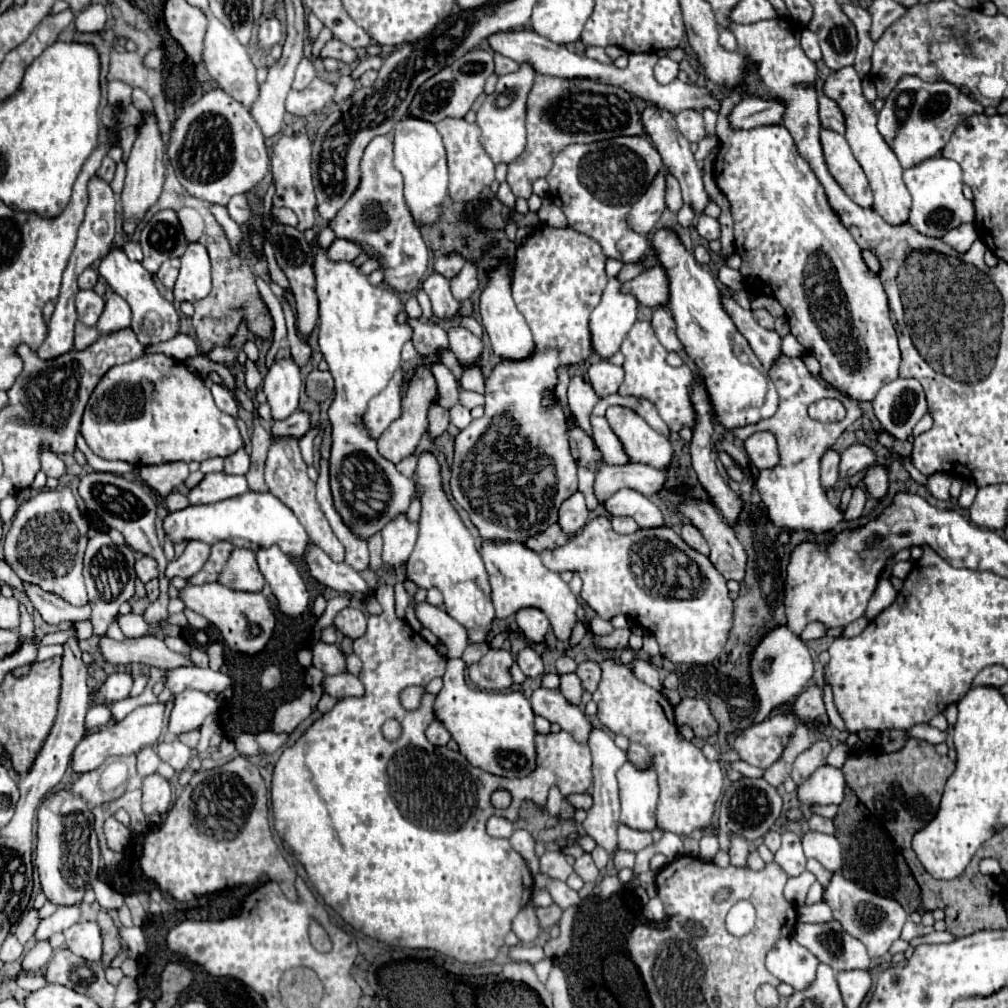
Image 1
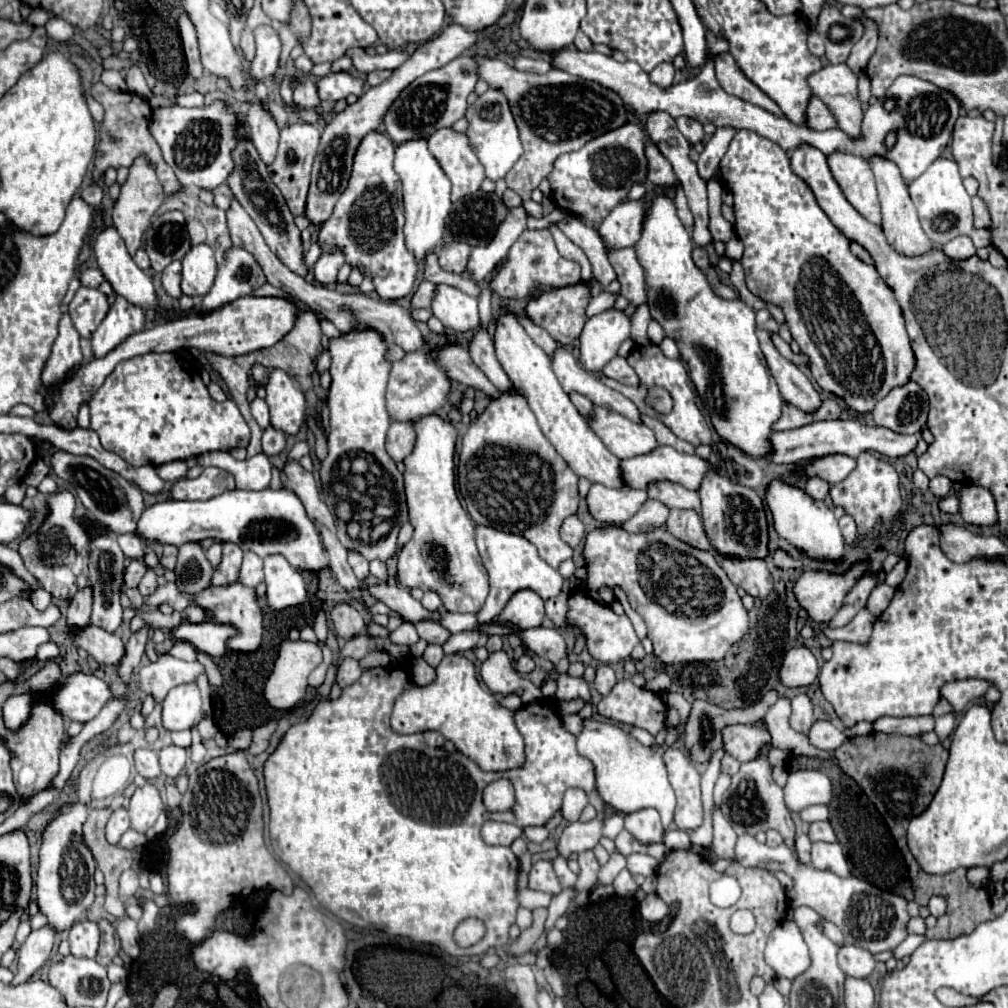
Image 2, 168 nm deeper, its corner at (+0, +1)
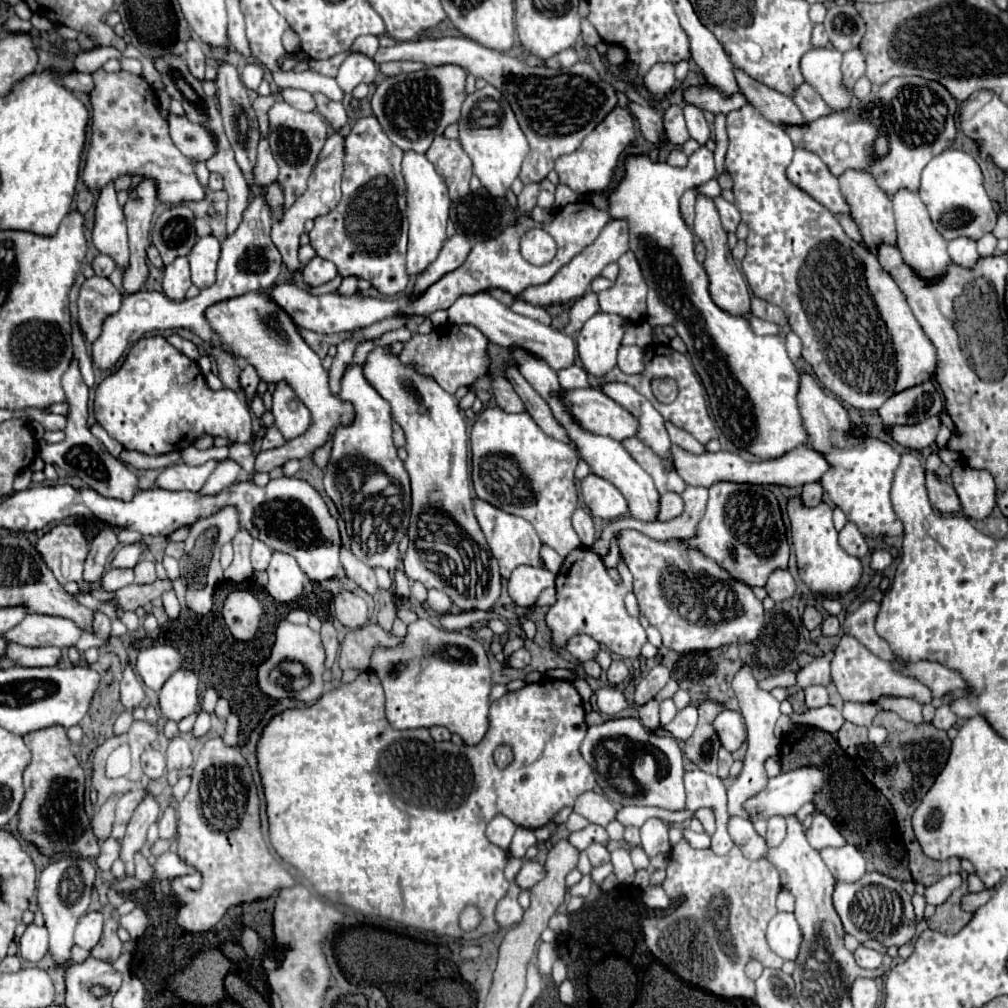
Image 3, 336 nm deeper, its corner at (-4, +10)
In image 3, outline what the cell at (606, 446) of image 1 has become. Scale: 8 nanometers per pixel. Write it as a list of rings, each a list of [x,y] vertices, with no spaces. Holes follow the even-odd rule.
[[[570,365],[566,369],[558,371],[558,381],[562,385],[562,389],[576,389],[576,387],[590,387],[588,385],[588,373],[578,365]]]

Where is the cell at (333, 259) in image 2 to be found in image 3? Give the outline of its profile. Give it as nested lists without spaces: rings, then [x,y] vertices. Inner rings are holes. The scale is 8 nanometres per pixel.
[[[314,257],[308,265],[304,265],[302,269],[302,277],[304,277],[304,283],[308,287],[318,287],[318,285],[324,285],[328,281],[332,281],[334,277],[338,275],[338,271],[334,269],[334,263],[326,261],[326,259],[320,259],[320,257]]]

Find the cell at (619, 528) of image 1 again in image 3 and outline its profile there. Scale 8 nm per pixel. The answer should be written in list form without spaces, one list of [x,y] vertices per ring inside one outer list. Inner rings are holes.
[[[664,493],[660,497],[658,521],[670,521],[670,519],[682,515],[682,511],[684,511],[684,501],[678,493]]]

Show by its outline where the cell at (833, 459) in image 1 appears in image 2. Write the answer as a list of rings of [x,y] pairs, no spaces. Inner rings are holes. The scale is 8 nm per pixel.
[[[812,476],[810,480],[808,480],[808,484],[806,484],[806,494],[810,494],[812,498],[818,498],[818,500],[822,500],[826,494],[828,494],[828,490],[830,490],[830,484],[828,482],[824,482],[824,480],[820,480],[818,476]]]

